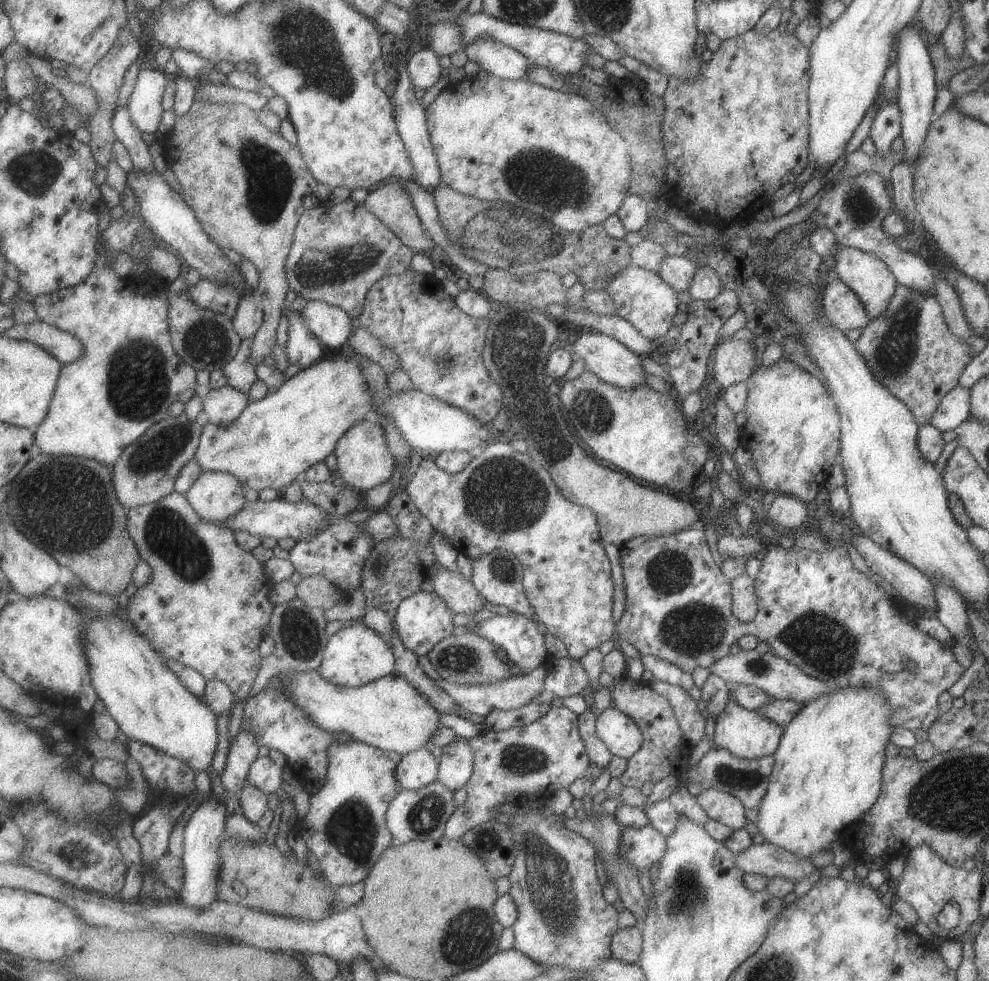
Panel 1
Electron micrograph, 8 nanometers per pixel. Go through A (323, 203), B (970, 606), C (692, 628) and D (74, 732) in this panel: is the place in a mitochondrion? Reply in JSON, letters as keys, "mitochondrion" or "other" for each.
{"A":"other","B":"other","C":"mitochondrion","D":"other"}

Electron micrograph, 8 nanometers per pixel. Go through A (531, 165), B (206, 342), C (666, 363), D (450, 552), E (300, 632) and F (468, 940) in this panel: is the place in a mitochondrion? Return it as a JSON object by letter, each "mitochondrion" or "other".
{"A":"mitochondrion","B":"mitochondrion","C":"other","D":"other","E":"mitochondrion","F":"mitochondrion"}

